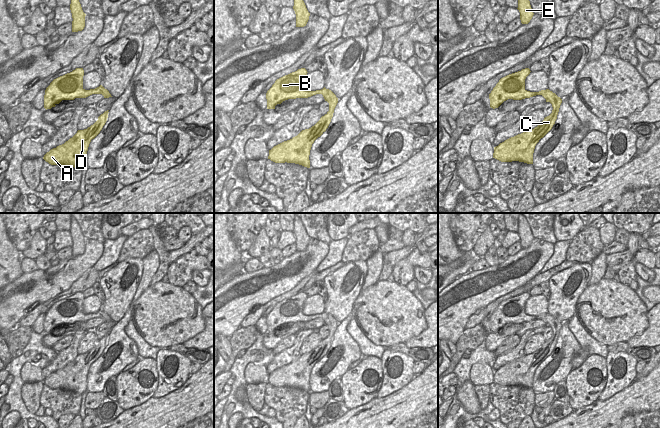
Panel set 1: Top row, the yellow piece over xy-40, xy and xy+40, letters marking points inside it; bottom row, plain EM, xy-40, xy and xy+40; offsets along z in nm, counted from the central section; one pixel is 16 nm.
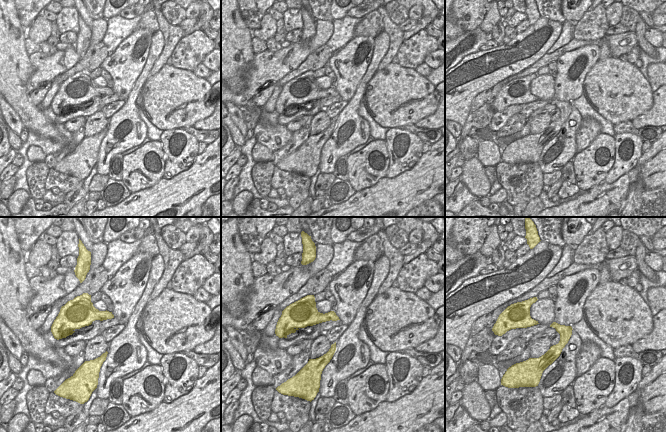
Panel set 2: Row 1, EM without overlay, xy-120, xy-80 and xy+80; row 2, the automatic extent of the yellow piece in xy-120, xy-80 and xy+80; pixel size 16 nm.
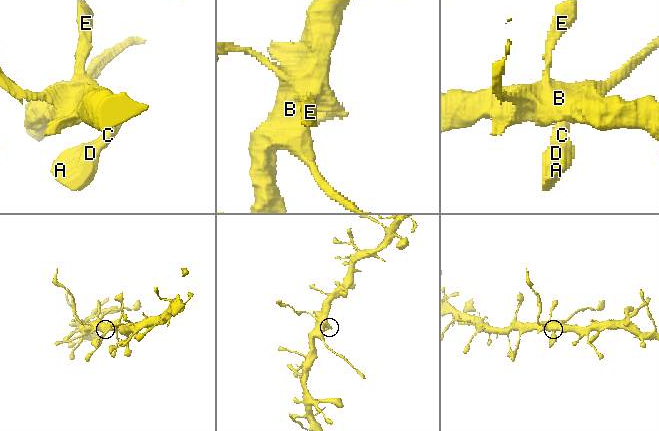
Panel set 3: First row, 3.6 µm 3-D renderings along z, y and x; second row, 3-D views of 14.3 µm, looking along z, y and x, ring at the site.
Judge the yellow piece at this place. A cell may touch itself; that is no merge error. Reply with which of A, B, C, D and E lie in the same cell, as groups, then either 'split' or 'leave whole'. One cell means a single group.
A B C D E | leave whole

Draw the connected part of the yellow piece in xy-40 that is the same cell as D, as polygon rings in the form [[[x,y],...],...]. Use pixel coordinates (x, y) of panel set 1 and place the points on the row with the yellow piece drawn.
[[[109,110],[98,117],[98,120],[84,130],[77,133],[64,144],[47,152],[43,159],[51,165],[64,165],[83,170],[87,167],[87,151],[89,144],[105,125]]]

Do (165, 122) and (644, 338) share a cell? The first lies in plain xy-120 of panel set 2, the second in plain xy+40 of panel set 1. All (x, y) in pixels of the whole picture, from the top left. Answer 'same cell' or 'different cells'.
different cells

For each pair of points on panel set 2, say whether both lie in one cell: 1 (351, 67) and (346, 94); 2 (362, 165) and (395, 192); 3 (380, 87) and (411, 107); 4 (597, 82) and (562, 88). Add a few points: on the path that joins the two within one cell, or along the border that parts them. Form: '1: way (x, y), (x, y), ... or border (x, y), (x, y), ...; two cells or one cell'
1: way (349, 74), (346, 87); one cell
2: border (385, 176), (381, 177), (373, 185), (358, 190); two cells
3: way (389, 99), (389, 113), (392, 114), (399, 109); one cell
4: border (594, 63), (585, 77), (582, 93); two cells

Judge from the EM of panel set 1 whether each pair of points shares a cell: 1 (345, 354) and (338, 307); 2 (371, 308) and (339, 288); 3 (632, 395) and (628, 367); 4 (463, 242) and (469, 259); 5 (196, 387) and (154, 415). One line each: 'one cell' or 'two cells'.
1: two cells
2: two cells
3: two cells
4: two cells
5: one cell

